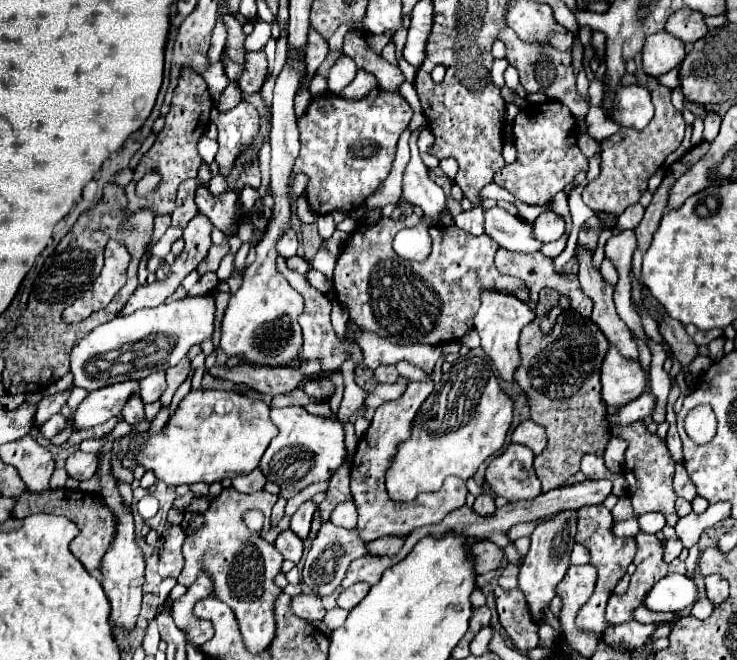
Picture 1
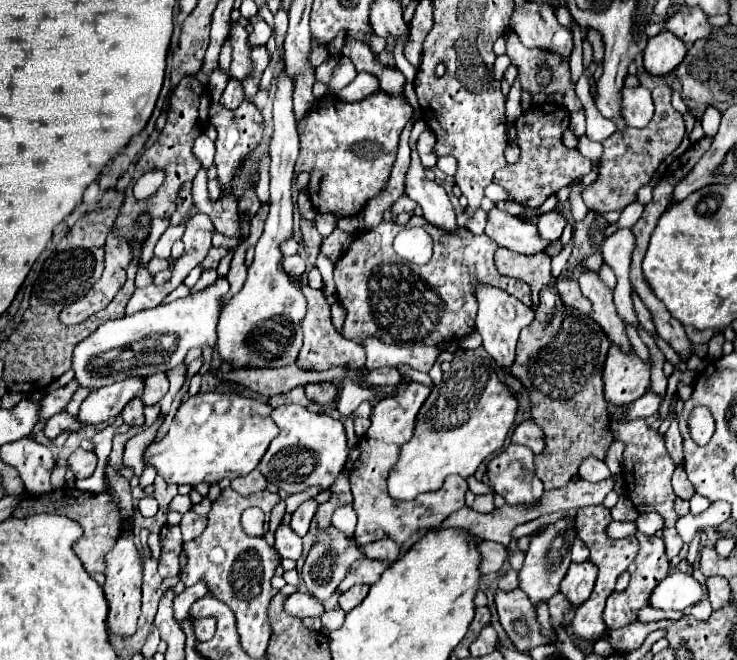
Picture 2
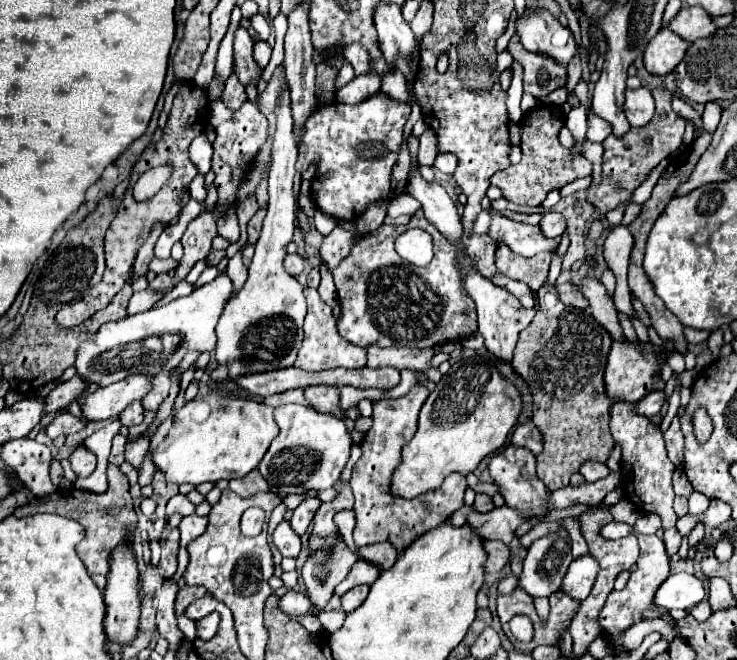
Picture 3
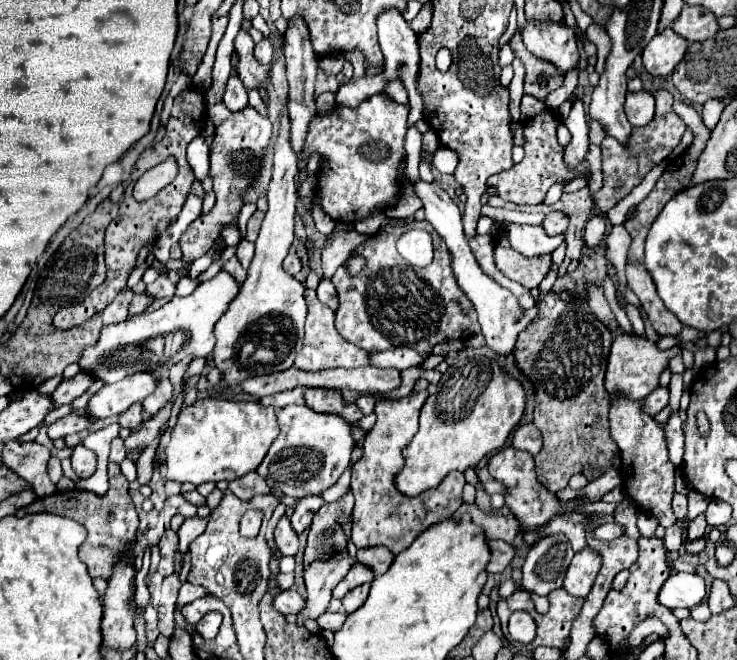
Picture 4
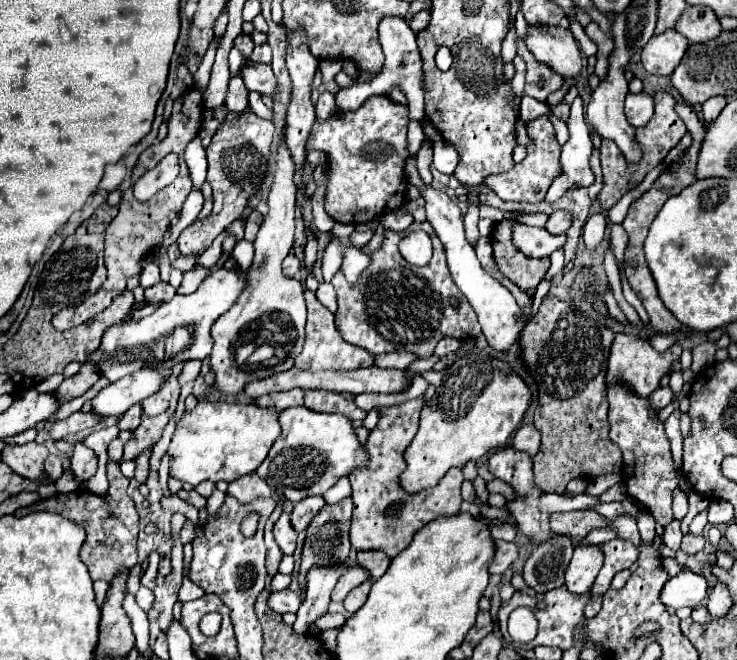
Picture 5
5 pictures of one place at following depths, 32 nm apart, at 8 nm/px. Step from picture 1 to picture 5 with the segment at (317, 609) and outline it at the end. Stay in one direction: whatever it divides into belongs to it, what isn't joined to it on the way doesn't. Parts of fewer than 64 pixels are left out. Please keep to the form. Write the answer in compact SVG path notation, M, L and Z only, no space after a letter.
M288 588L280 590L280 592L270 592L270 596L268 596L268 608L272 608L278 614L296 612L300 604L302 604L302 596Z

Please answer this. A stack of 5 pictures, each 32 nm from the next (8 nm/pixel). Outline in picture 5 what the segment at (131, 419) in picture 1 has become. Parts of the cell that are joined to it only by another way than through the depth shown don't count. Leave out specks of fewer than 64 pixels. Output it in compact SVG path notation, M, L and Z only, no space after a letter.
M136 404L128 412L124 412L124 416L120 416L118 428L120 430L136 430L140 426L140 420L142 420L142 406Z

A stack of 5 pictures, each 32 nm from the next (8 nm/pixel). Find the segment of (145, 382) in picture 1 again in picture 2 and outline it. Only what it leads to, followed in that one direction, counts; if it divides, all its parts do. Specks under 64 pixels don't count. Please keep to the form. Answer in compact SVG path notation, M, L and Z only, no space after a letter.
M158 372L146 378L146 390L142 394L144 406L156 406L168 392L168 378L166 372Z

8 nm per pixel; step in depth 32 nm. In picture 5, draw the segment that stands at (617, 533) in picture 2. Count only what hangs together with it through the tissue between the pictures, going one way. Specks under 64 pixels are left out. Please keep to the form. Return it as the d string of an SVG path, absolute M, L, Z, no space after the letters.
M598 529L589 532L585 538L582 540L582 545L590 545L590 544L604 544L614 538L616 538L616 532L614 530L607 529Z

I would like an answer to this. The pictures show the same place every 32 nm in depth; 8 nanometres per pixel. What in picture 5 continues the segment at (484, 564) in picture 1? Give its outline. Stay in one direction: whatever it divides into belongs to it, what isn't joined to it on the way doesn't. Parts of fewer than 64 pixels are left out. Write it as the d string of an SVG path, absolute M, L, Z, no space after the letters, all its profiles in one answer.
M496 540L496 558L494 558L494 564L490 566L490 574L504 574L518 558L518 552L520 550L514 542Z

